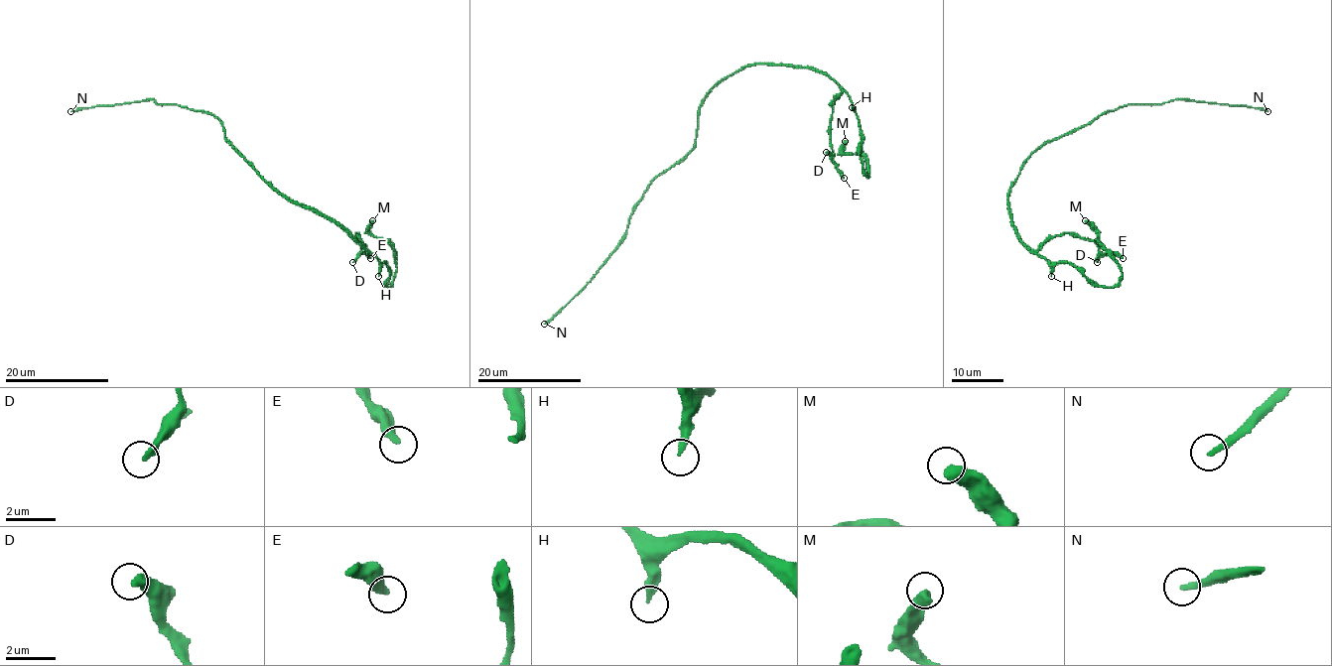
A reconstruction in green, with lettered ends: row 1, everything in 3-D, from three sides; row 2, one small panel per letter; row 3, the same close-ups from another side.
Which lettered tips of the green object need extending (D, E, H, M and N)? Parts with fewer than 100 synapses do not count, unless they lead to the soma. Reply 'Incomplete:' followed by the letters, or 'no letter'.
Incomplete: N

